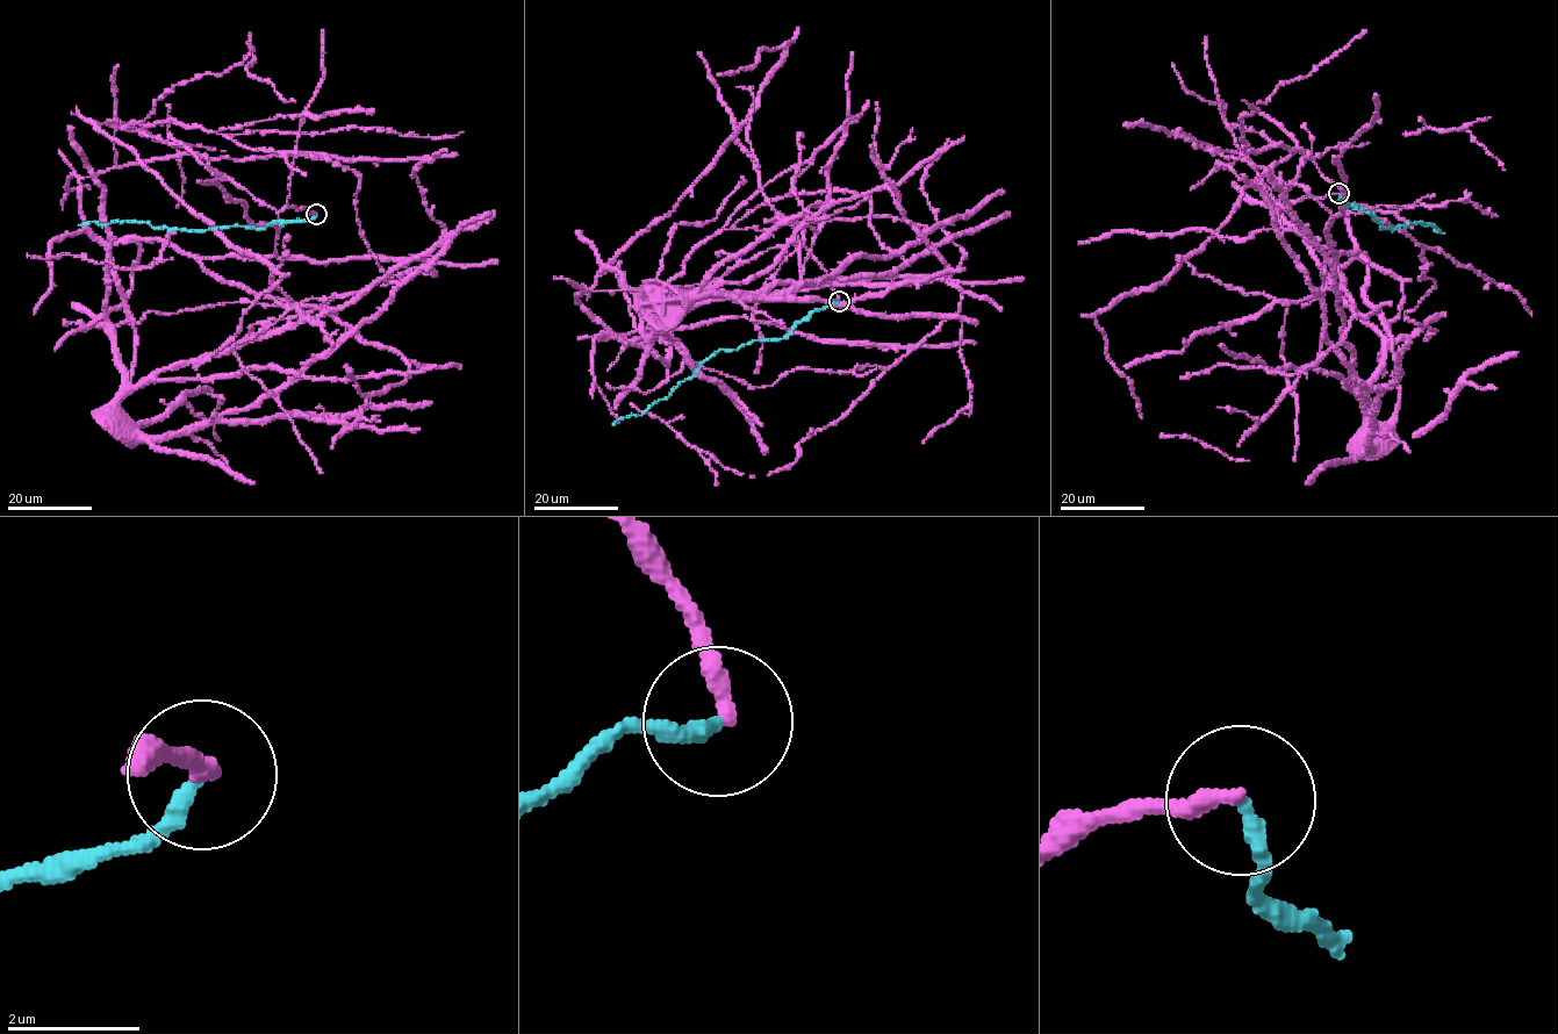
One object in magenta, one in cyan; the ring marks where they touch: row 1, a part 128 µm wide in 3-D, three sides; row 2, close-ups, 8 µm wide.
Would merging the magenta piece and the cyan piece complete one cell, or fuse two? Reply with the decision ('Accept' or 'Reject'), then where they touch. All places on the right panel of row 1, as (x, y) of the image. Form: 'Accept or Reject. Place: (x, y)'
Reject. Place: (1338, 193)

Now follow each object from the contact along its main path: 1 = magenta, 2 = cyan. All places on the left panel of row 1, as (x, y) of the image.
1: (316, 214), (279, 213), (273, 257), (109, 245), (135, 354), (117, 404), (95, 414)
2: (316, 214), (309, 220), (274, 222), (266, 227), (238, 225), (207, 230), (170, 230), (124, 221), (79, 224)

